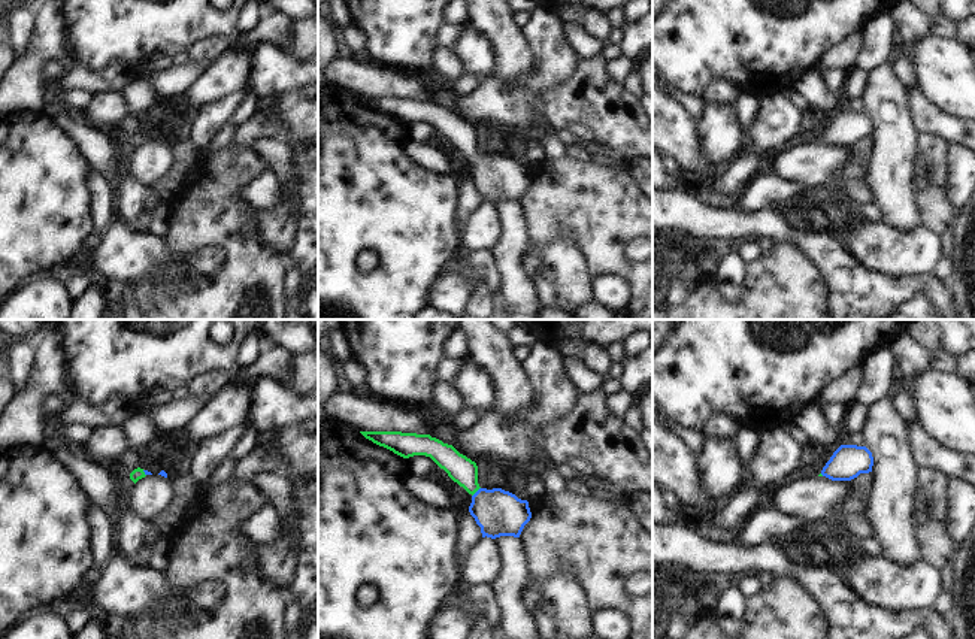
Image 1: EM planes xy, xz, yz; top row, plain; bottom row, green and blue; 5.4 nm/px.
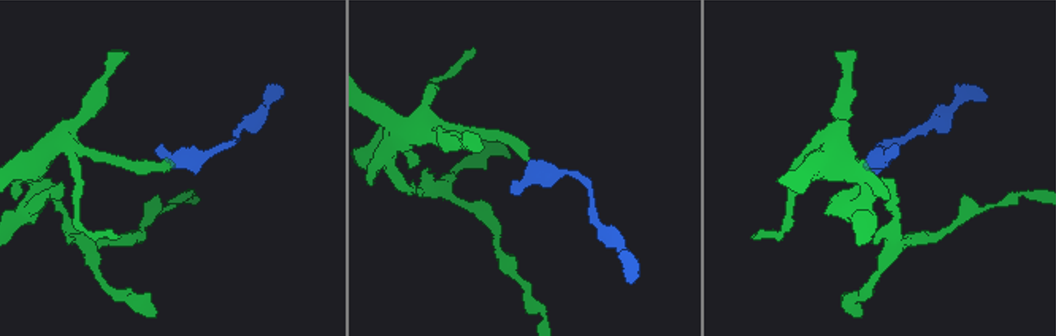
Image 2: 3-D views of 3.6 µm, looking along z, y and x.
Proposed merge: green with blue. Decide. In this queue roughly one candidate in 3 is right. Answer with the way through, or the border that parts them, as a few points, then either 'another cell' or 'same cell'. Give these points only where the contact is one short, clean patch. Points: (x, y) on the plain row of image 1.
across xz (460, 135), (477, 156), (497, 178) | same cell

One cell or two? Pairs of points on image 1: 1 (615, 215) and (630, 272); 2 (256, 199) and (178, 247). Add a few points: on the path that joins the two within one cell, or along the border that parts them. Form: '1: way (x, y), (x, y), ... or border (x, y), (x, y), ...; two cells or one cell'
1: way (611, 229), (611, 253), (617, 259); one cell
2: border (262, 172), (247, 181), (236, 193), (253, 211); two cells

